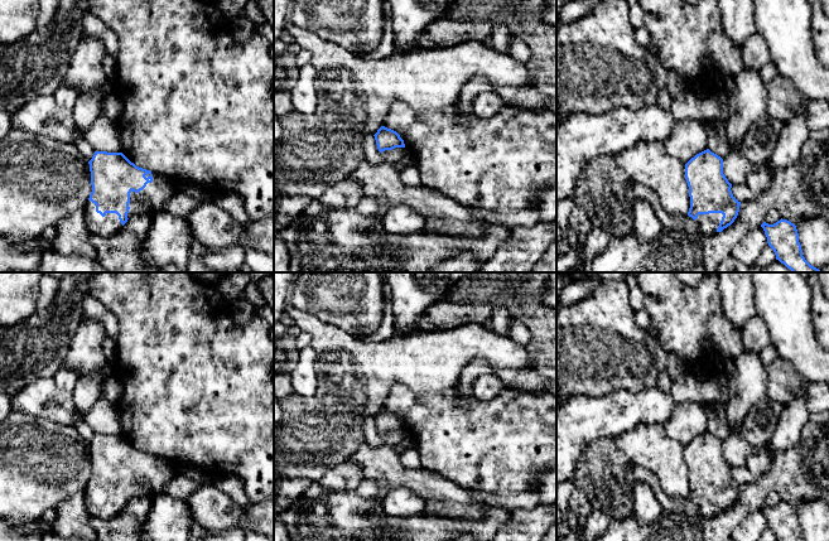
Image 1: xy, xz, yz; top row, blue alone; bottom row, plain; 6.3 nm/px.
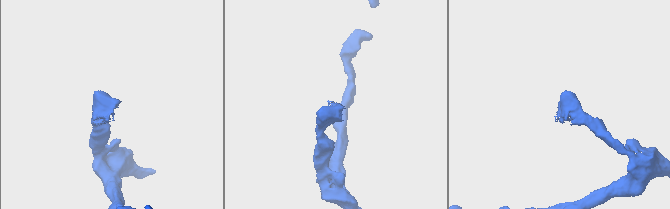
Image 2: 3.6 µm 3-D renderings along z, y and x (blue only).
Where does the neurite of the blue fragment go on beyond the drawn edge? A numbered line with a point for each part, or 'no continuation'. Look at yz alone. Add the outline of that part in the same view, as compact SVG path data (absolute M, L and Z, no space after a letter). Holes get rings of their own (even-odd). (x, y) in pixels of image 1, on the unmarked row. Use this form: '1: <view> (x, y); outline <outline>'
1: yz (705, 506); outline M633 464L632 470L637 480L646 483L652 489L662 511L685 513L690 517L717 516L722 496L699 497L695 503L688 497L671 497L661 488L660 480L652 472Z

